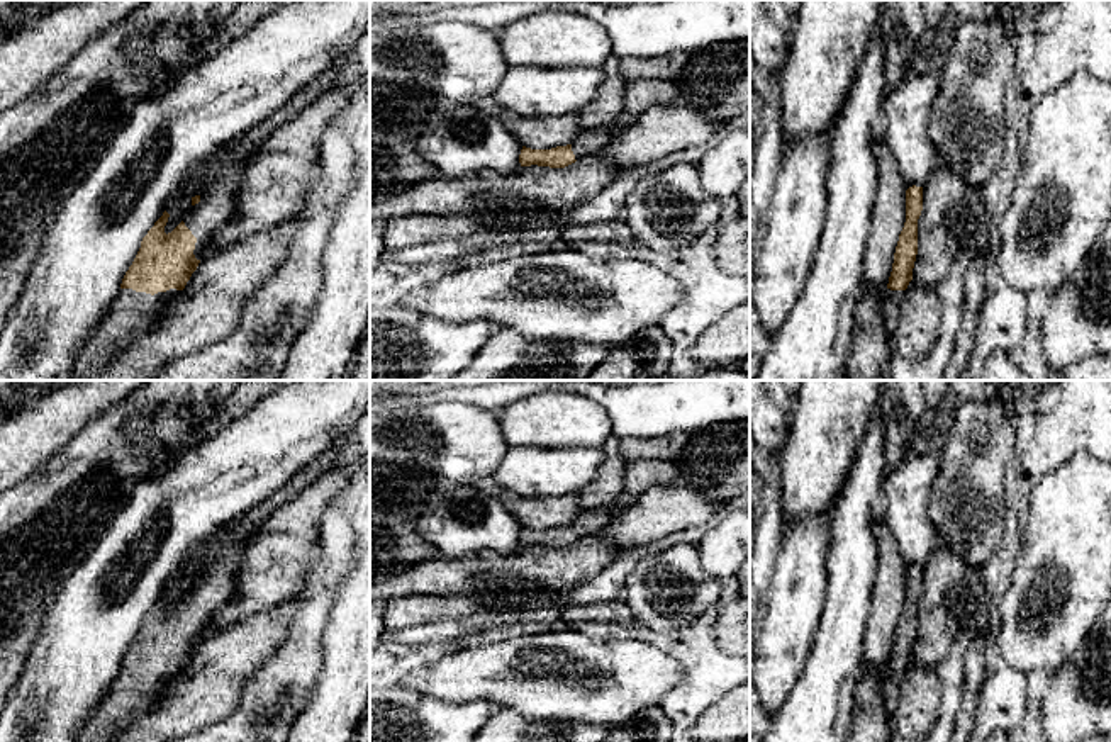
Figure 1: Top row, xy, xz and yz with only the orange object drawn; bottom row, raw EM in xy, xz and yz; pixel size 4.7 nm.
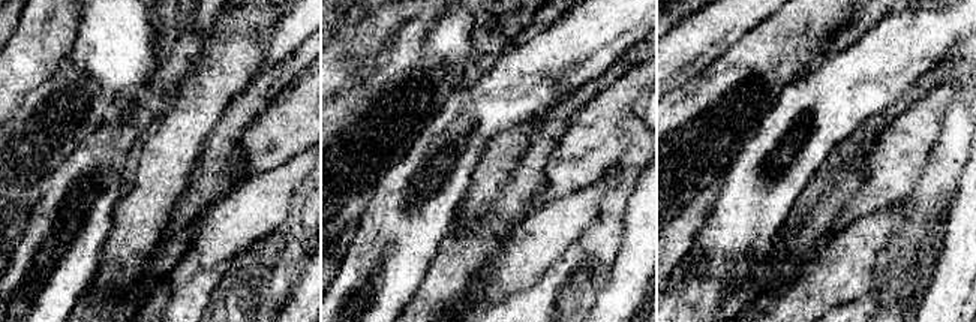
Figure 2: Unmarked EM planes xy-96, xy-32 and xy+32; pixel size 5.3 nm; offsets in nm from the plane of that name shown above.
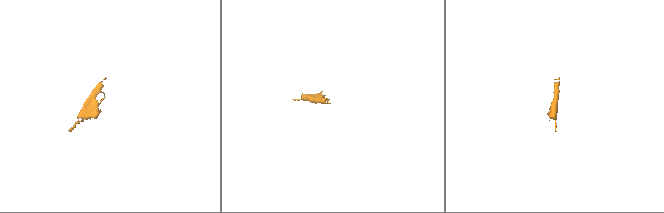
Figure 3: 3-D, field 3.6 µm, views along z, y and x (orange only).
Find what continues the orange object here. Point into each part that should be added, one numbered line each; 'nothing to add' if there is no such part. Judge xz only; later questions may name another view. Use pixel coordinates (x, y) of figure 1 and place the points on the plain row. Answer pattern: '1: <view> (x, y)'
1: xz (591, 522)

